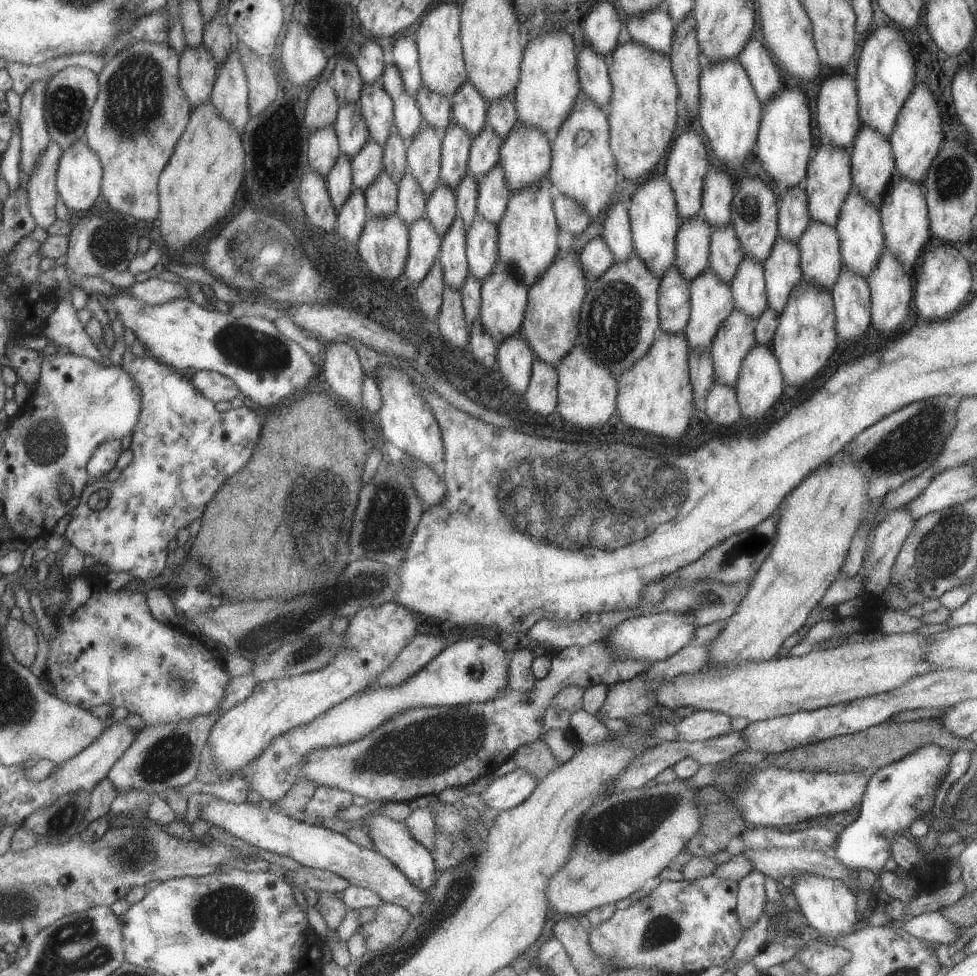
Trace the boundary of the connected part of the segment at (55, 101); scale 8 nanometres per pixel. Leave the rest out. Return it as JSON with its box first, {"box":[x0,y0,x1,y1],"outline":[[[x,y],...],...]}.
{"box":[44,65,98,152],"outline":[[[71,65],[58,70],[46,82],[44,91],[44,121],[48,136],[63,152],[72,142],[83,139],[88,114],[98,91],[97,75],[91,69]]]}

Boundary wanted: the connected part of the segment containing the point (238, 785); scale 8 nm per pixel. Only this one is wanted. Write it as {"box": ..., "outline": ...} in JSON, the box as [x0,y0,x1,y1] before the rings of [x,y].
{"box":[177,775,248,803],"outline":[[[231,775],[228,781],[214,785],[206,785],[199,782],[196,778],[185,787],[178,787],[177,790],[187,798],[191,793],[205,793],[221,799],[222,801],[232,803],[245,802],[248,782],[239,776]]]}

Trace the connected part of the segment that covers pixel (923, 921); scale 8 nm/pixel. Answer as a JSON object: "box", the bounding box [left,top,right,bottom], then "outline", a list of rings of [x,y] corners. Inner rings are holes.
{"box":[902,911,961,948],"outline":[[[931,911],[911,917],[903,922],[902,929],[911,936],[929,943],[944,944],[948,948],[961,936],[961,934],[958,934],[958,928],[945,920],[945,917],[939,914],[939,911]]]}

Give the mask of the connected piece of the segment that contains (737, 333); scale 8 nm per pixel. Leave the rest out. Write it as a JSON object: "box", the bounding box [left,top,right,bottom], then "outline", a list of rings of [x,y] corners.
{"box":[710,308,756,388],"outline":[[[733,308],[713,337],[710,353],[714,362],[714,378],[727,386],[734,388],[741,360],[756,343],[755,323],[749,315]]]}

